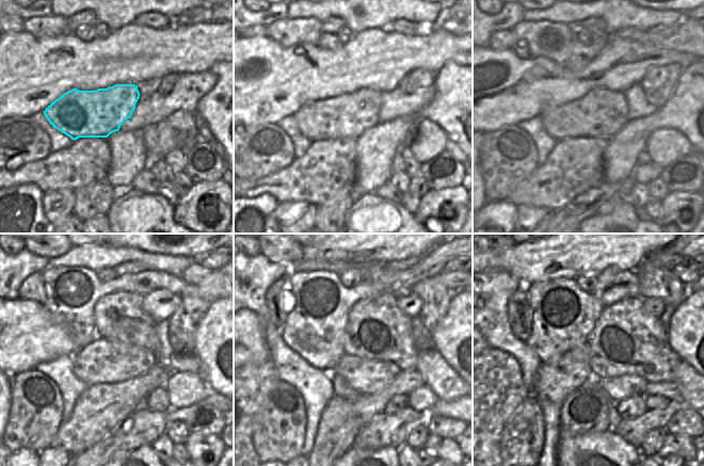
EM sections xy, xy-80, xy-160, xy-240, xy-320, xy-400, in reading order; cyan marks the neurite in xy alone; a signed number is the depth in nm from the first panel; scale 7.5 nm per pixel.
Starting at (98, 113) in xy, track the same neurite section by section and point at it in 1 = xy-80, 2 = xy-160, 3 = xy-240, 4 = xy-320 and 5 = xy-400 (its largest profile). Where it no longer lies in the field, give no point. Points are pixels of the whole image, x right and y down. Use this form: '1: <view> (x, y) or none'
1: xy-80 (348, 115)
2: xy-160 (601, 113)
3: xy-240 (101, 360)
4: xy-320 (365, 375)
5: xy-400 (617, 387)

